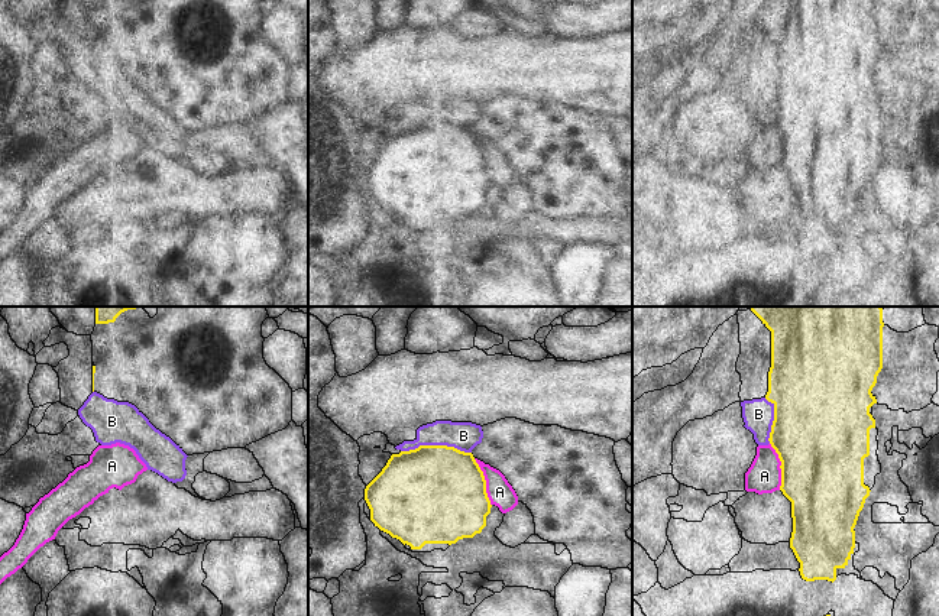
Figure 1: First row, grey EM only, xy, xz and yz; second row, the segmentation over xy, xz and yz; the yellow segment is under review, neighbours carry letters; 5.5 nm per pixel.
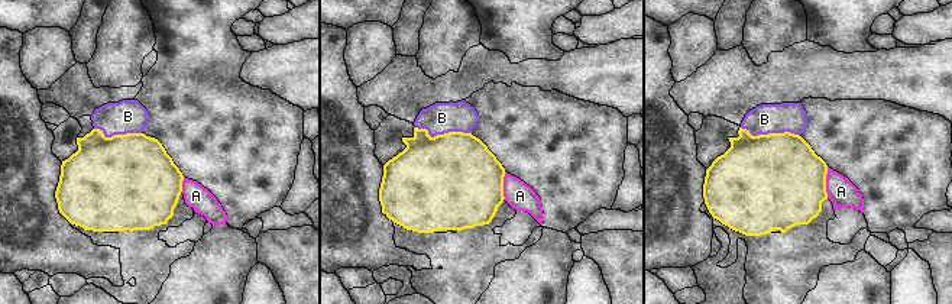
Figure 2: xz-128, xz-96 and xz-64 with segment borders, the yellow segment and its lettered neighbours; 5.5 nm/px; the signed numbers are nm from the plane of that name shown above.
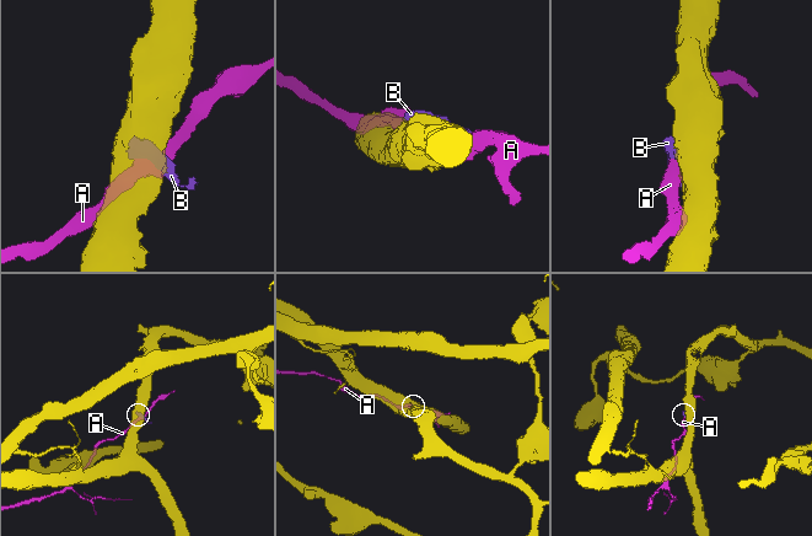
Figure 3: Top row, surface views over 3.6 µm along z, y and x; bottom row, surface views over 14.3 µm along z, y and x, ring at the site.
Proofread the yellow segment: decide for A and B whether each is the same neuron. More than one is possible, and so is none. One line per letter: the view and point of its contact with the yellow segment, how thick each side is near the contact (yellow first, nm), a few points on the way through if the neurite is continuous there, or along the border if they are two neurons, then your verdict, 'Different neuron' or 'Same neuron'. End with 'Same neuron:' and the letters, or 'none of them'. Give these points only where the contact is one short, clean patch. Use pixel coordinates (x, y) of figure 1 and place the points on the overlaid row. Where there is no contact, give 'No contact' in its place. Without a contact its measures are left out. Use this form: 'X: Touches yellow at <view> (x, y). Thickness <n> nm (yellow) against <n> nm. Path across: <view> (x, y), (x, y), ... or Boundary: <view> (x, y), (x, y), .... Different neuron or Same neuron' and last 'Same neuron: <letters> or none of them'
A: Touches yellow at xz (485, 482). Thickness 500 nm (yellow) against 140 nm. Different neuron
B: Touches yellow at xz (436, 446). Thickness 500 nm (yellow) against 160 nm. Boundary: xz (401, 450), (414, 450), (420, 446), (453, 446), (470, 453). Different neuron
Same neuron: none of them.

